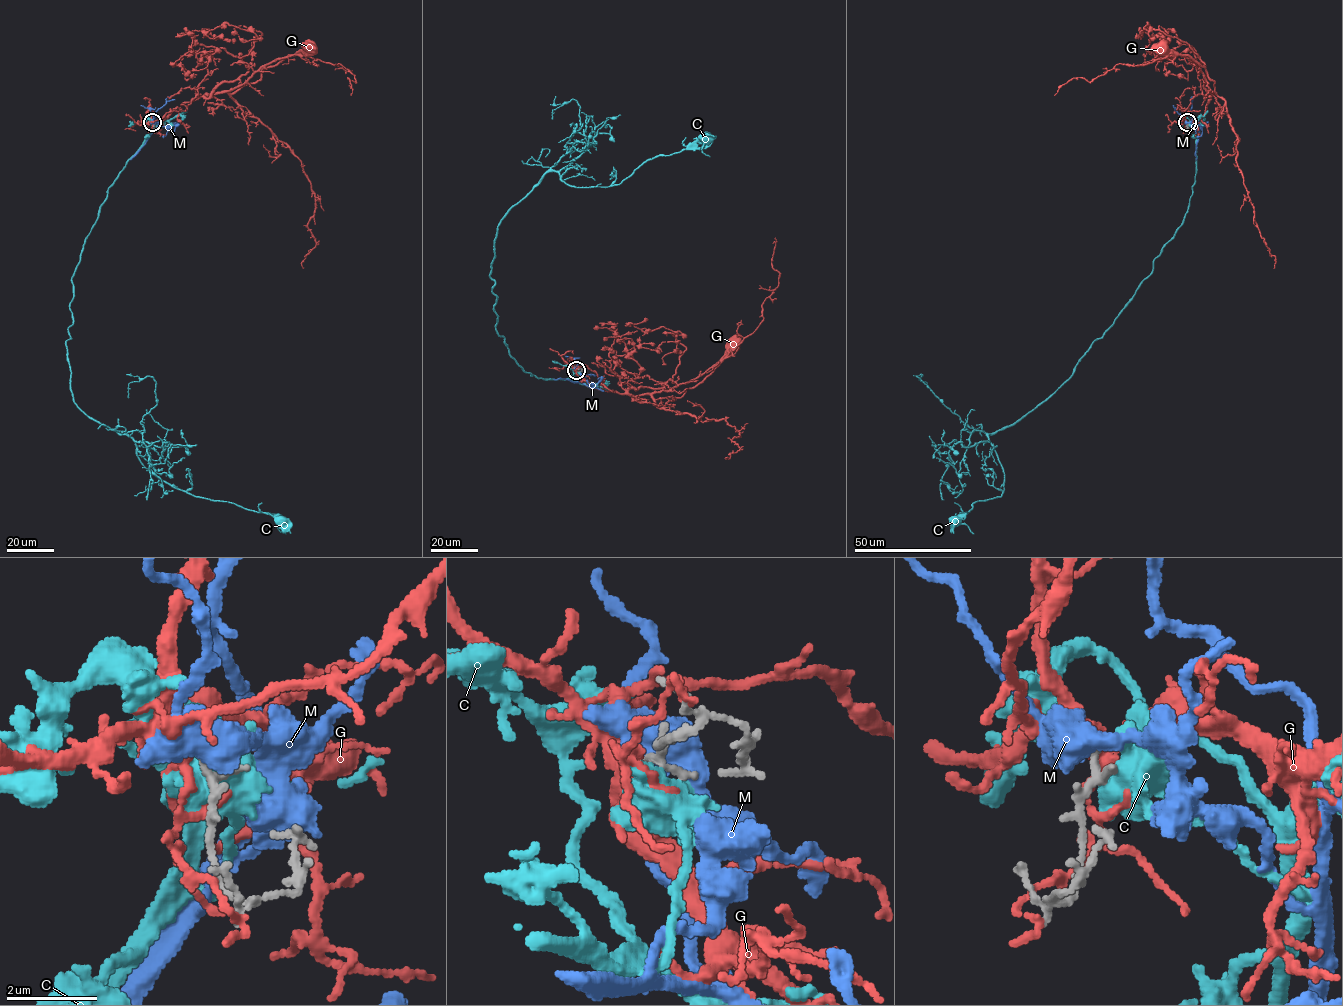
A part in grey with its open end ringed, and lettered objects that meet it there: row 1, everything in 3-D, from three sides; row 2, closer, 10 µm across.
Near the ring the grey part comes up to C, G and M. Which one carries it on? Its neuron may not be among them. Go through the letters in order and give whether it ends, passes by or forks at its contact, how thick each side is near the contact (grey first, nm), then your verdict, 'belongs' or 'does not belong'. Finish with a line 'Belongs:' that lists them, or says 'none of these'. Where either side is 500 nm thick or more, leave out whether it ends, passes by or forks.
C: 180 nm thick on the grey side, 800 nm on the other; does not belong
G: it forks there; 110 nm thick on the grey side, 360 nm on the other; does not belong
M: it forks there; 130 nm thick on the grey side, 440 nm on the other; does not belong
Belongs: none of these

